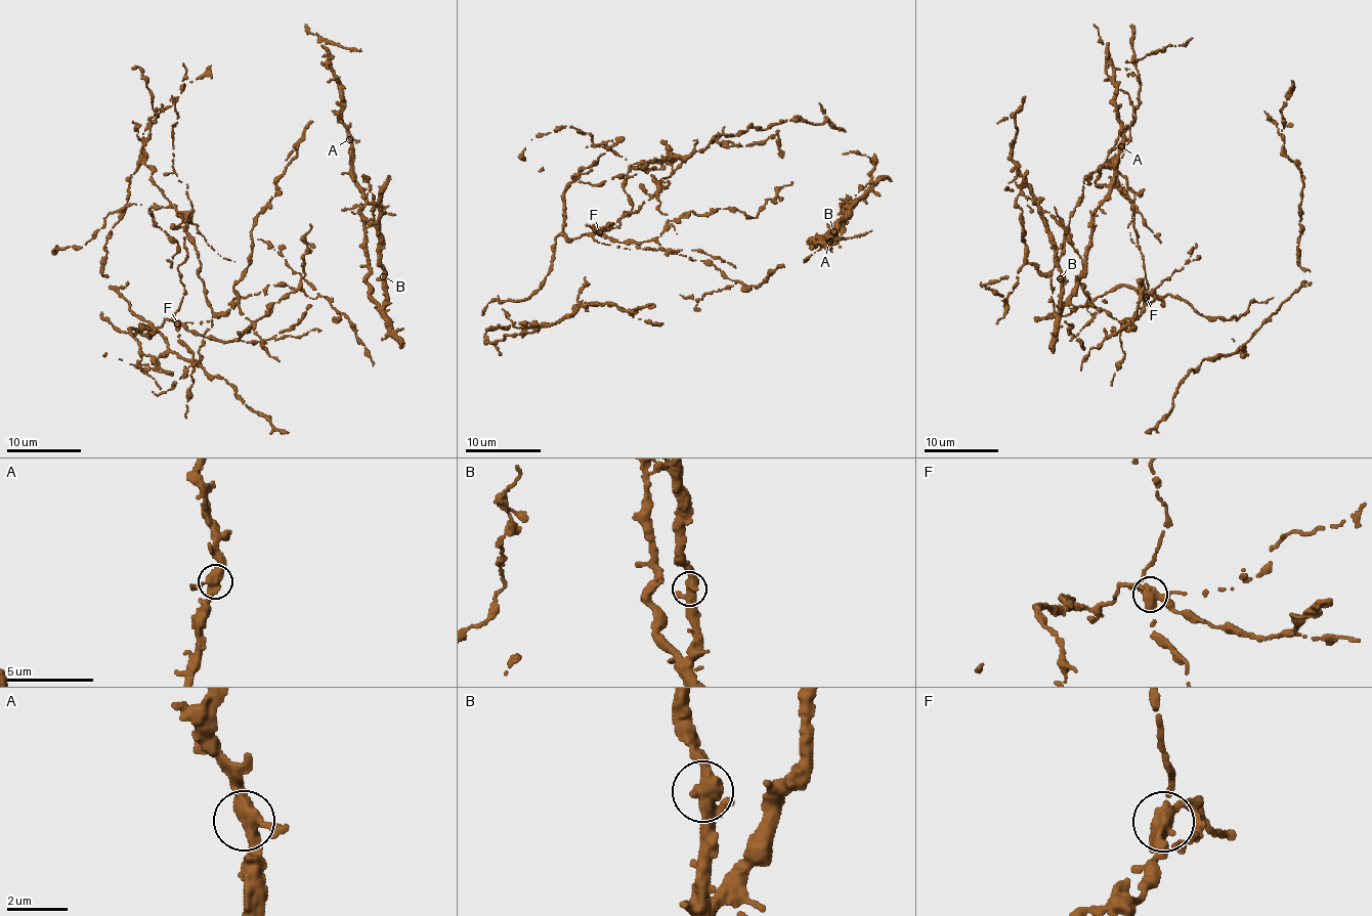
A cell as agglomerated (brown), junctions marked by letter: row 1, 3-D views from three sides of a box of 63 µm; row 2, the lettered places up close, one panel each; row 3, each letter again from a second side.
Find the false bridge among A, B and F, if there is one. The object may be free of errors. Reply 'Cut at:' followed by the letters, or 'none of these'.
Cut at: F

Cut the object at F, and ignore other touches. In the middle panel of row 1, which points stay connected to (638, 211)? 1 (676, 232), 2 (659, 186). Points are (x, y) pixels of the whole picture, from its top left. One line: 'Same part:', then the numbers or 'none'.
Same part: 1, 2

